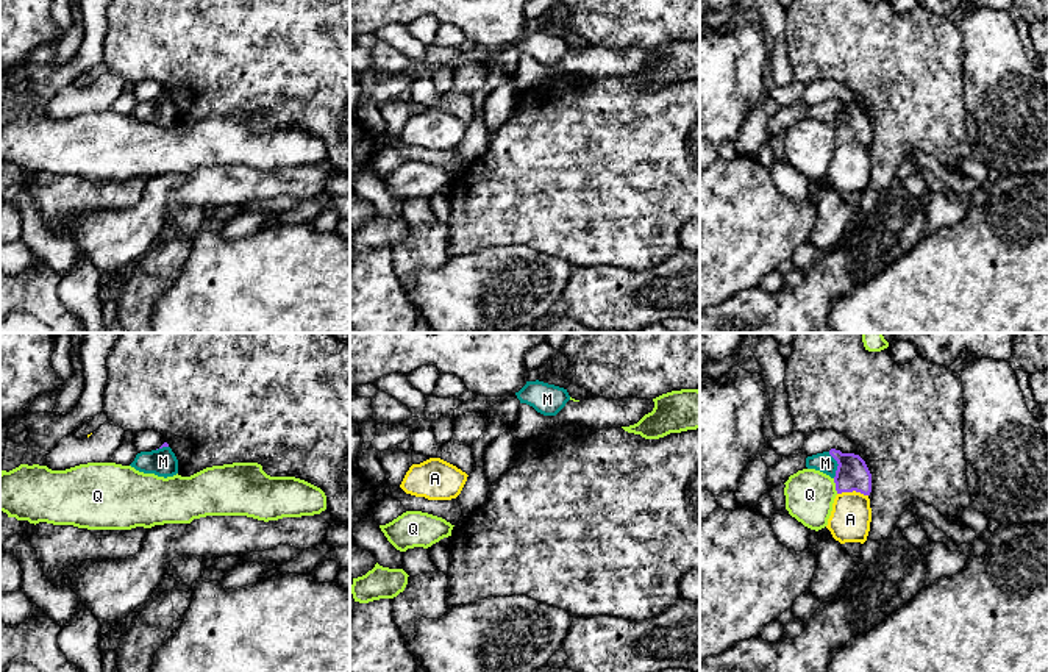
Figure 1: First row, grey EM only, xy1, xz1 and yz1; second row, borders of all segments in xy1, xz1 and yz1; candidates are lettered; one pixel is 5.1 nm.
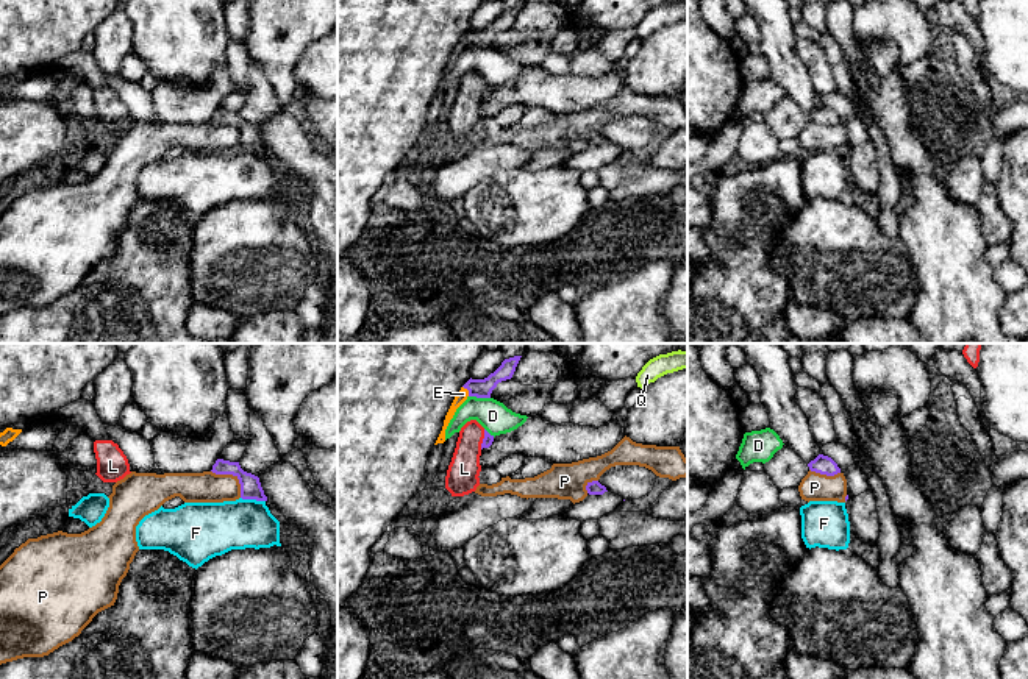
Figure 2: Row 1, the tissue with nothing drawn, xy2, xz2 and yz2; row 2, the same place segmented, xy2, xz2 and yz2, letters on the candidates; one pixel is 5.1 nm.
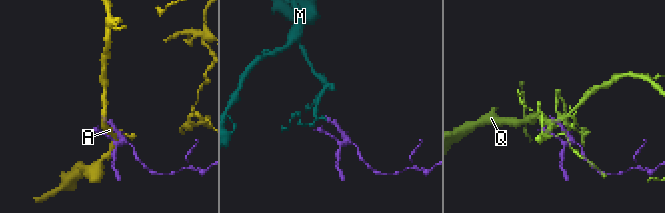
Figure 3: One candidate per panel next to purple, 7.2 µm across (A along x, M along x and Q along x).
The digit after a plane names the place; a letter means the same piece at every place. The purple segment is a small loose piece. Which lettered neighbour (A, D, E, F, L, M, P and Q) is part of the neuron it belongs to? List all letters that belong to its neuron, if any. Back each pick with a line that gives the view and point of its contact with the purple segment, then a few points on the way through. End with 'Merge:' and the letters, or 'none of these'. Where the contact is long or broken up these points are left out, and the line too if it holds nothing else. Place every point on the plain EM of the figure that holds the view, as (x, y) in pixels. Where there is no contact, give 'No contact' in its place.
M: Touches purple at yz1 (837, 113). Path across: yz1 (851, 124), (837, 113), (825, 113)
Merge: M

